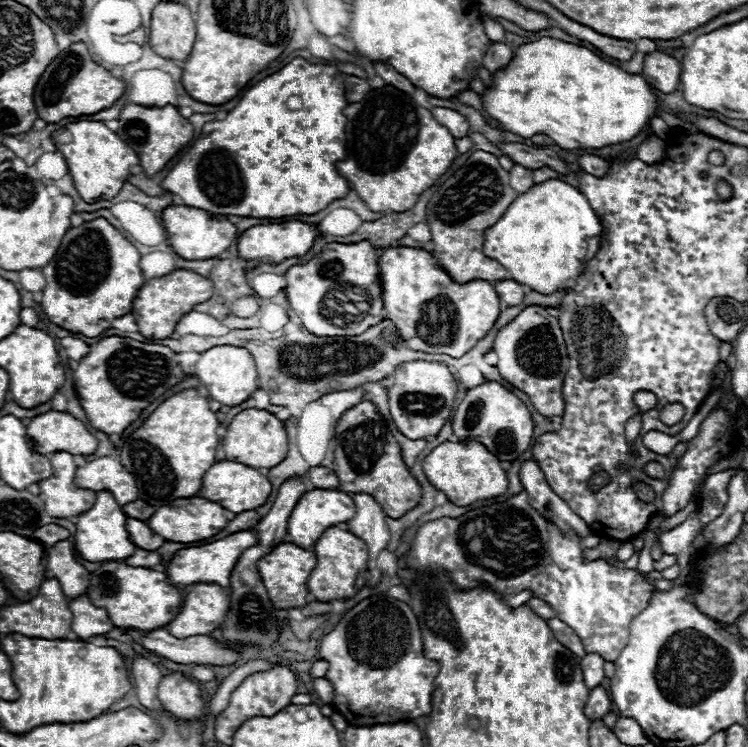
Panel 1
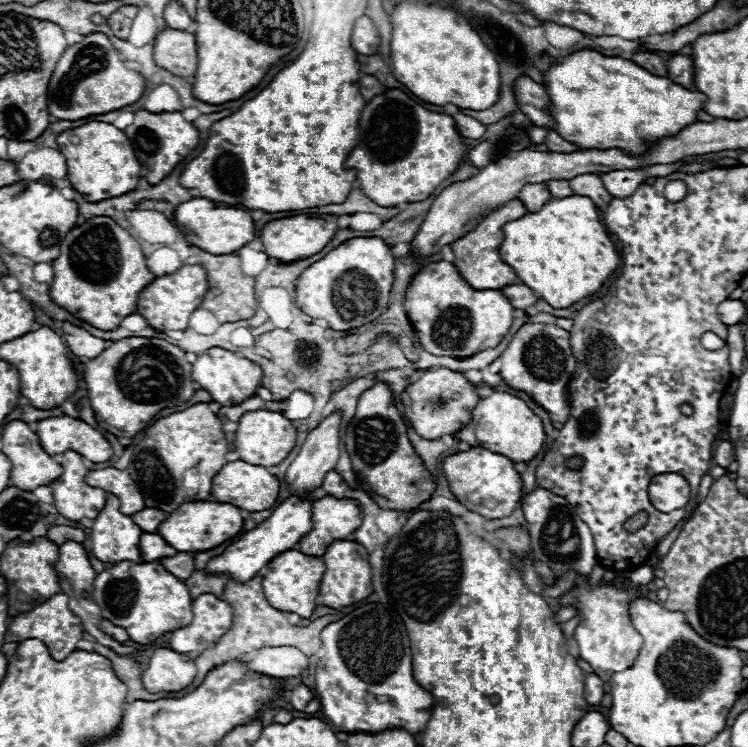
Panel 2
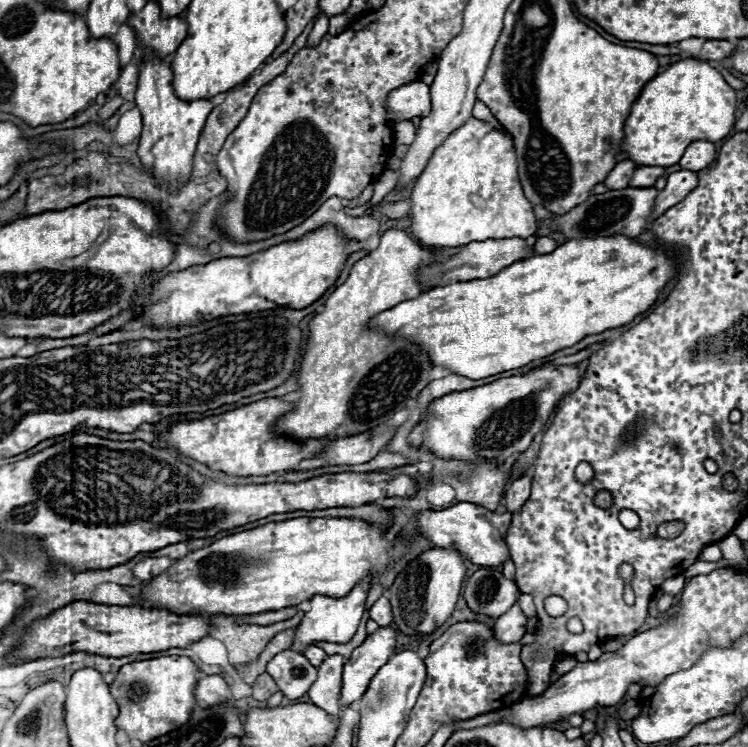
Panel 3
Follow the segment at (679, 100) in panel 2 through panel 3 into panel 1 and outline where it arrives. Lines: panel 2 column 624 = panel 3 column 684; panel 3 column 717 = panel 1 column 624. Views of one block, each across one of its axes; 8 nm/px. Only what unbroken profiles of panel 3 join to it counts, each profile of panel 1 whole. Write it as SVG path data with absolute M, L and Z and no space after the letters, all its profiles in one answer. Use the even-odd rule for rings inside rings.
M548 36L518 46L512 62L492 78L494 86L488 88L482 98L486 112L494 120L498 120L502 128L508 132L514 132L524 138L542 132L550 136L564 150L604 148L610 144L632 140L650 124L650 120L660 110L660 100L642 74L630 74L620 66L602 60L584 46L562 42L558 38L548 38Z

